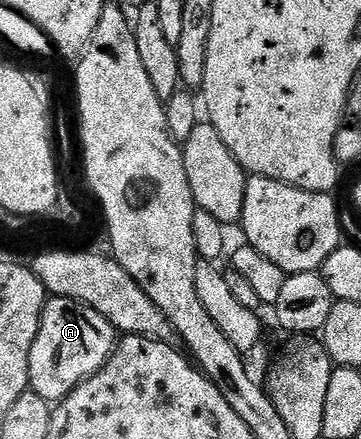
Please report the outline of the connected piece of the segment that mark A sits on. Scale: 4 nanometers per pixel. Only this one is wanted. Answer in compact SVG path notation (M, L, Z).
M61 296L45 299L38 338L34 338L34 346L30 350L28 382L31 391L36 392L41 398L49 402L64 400L79 384L92 377L112 356L117 339L116 327L110 322L106 322L106 318L102 318L102 314L98 314L98 310Z

